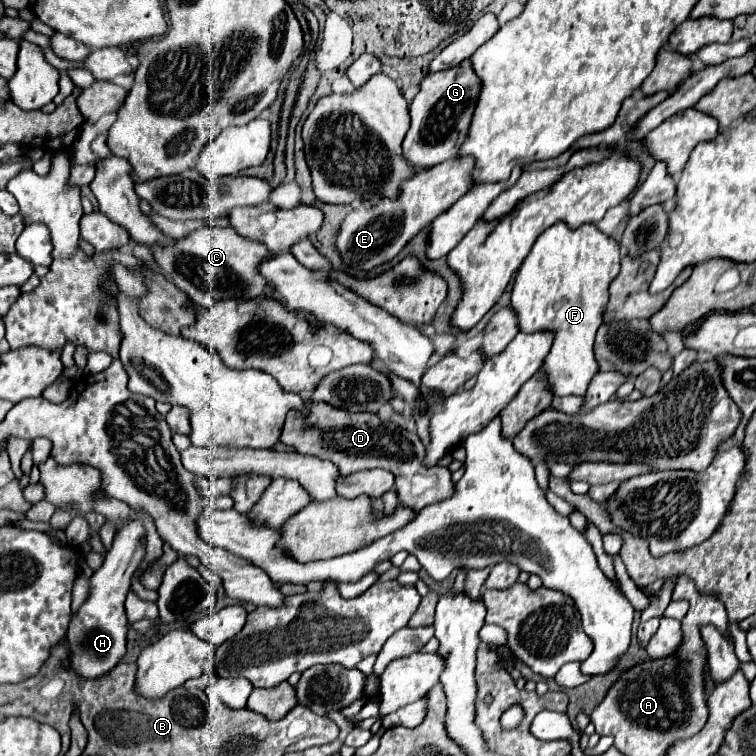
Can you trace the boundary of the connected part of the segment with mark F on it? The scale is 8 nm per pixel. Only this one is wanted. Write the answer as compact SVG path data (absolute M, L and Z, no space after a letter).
M564 222L550 226L538 236L530 254L522 262L512 286L510 306L518 316L520 332L554 334L554 344L540 368L546 374L546 384L554 396L570 396L570 394L584 396L592 376L598 372L592 344L594 344L594 334L602 324L604 304L608 304L608 284L618 276L618 272L620 272L618 244L612 238L608 238L604 232L600 232L594 224L584 224L574 232L570 232L570 228Z

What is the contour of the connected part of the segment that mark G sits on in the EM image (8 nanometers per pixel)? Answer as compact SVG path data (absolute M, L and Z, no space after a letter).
M470 60L462 64L428 74L422 82L420 92L410 104L410 130L402 142L404 160L416 170L428 170L448 158L454 158L460 144L466 138L476 98L480 92L480 80L470 68Z

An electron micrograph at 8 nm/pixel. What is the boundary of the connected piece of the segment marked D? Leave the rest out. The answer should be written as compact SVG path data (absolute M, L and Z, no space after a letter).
M308 404L310 406L310 416L308 420L302 418L300 412L288 412L286 416L286 424L280 436L282 444L294 446L300 454L308 454L308 456L318 456L322 460L330 460L336 464L340 476L348 476L352 472L362 472L362 470L372 470L372 468L382 468L394 474L394 490L398 494L398 500L402 506L420 512L424 506L442 502L446 498L452 496L454 492L454 484L450 480L450 470L444 466L434 466L434 468L424 468L422 466L422 458L424 458L424 444L420 442L416 432L408 432L392 422L382 422L376 414L372 412L360 412L360 414L352 414L348 410L340 410L340 408L332 408L330 404Z

